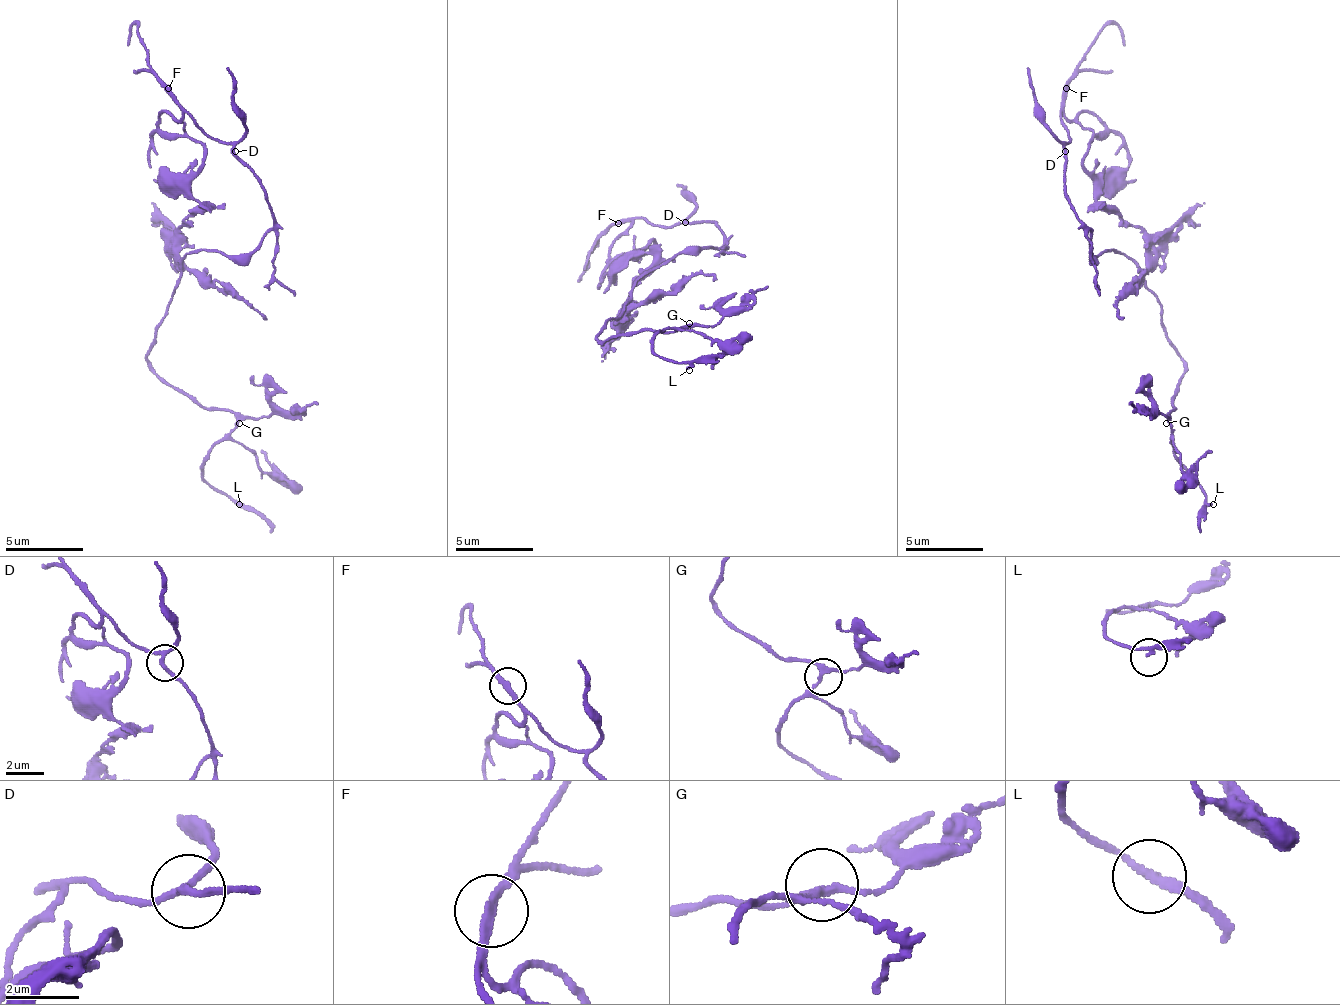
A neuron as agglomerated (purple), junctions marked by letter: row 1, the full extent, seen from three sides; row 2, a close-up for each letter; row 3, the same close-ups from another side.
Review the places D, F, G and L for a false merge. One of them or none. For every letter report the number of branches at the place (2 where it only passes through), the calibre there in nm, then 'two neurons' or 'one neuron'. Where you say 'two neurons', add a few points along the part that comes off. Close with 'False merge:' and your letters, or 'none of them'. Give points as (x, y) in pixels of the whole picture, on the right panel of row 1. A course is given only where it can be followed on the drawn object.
D: 3 | 180 nm | one neuron
F: 2 | 240 nm | one neuron
G: 3 | 180 nm | one neuron
L: 2 | 200 nm | one neuron
False merge: none of them

